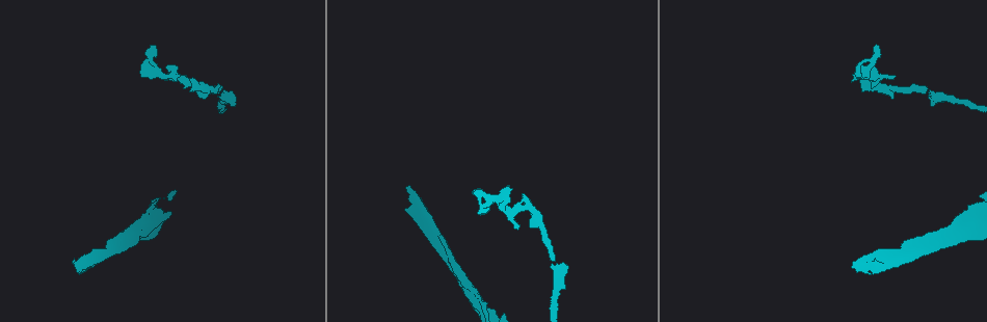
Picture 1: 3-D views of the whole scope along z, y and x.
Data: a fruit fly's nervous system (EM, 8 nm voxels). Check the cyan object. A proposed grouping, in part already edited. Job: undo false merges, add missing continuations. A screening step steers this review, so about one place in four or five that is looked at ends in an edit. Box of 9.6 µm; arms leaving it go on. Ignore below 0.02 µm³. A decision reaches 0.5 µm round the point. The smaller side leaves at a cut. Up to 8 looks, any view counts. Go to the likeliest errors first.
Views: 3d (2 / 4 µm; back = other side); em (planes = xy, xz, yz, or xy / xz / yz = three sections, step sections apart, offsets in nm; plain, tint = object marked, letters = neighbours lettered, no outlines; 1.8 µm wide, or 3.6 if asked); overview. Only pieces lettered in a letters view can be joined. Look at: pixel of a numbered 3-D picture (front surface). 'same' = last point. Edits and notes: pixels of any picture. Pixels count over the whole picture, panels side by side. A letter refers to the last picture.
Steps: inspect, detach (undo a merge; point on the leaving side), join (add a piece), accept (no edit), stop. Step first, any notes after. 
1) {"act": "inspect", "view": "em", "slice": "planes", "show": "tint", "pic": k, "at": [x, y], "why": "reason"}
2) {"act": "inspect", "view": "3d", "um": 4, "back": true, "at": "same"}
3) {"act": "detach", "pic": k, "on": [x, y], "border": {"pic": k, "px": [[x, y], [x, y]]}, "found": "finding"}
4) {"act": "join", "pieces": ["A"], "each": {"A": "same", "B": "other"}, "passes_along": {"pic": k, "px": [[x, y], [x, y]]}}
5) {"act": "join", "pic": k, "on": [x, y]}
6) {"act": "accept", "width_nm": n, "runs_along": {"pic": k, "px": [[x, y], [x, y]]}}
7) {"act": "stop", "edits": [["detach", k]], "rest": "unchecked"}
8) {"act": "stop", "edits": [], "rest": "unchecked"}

{"act": "inspect", "view": "3d", "um": 2, "pic": 1, "at": [853, 262], "why": "long arm stops here"}

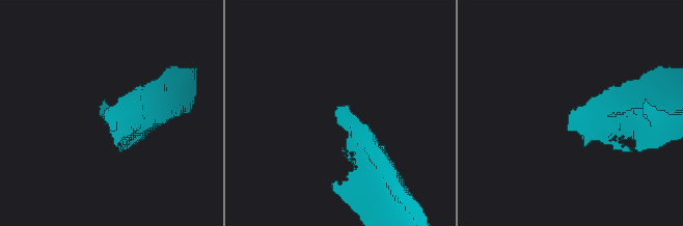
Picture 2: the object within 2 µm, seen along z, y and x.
{"act": "inspect", "view": "em", "slice": "planes", "show": "letters", "pic": 2, "at": [570, 113]}

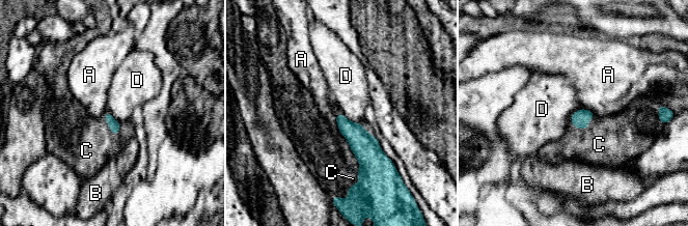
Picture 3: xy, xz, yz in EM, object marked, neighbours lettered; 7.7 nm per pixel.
{"act": "join", "pieces": ["C"], "each": {"A": "other", "B": "other", "C": "same", "D": "other"}, "passes_along": {"pic": 3, "px": [[580, 118], [584, 129], [599, 144]]}, "found": "it goes on there"}

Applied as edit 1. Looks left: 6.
{"act": "inspect", "view": "overview", "why": "redraw"}

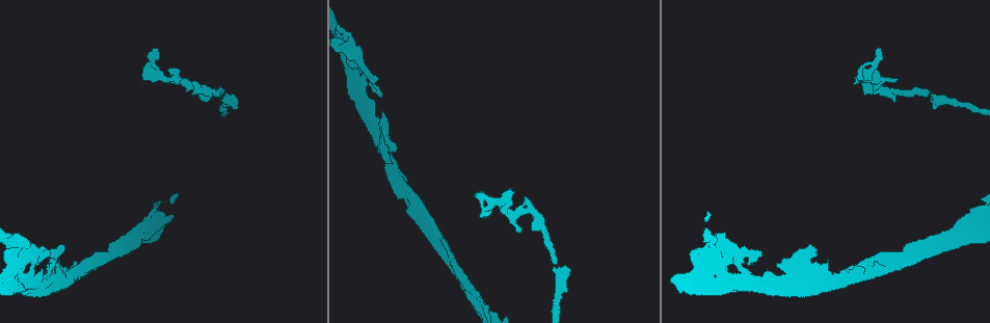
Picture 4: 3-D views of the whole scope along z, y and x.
{"act": "inspect", "view": "em", "slice": "yz", "step": 8, "show": "tint", "pic": 4, "at": [223, 90]}

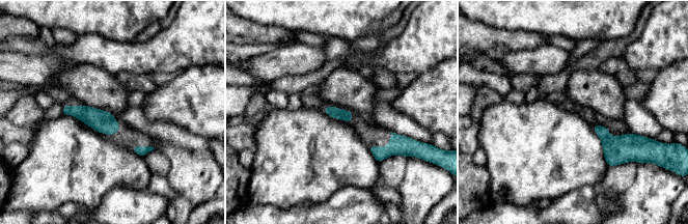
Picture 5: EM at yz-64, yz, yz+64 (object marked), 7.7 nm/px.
{"act": "inspect", "view": "em", "slice": "planes", "show": "letters", "at": "same", "why": "cut it another way"}

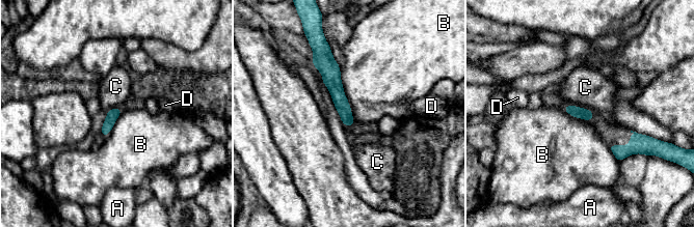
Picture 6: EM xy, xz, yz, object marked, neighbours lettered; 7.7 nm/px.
{"act": "accept", "each": {"A": "other", "B": "other", "C": "other", "D": "other"}, "runs_along": {"pic": 6, "px": [[327, 57], [327, 66], [348, 123]]}, "found": "none of them fits"}

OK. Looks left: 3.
{"act": "stop", "edits": [["join", 3]], "rest": "unchecked"}

